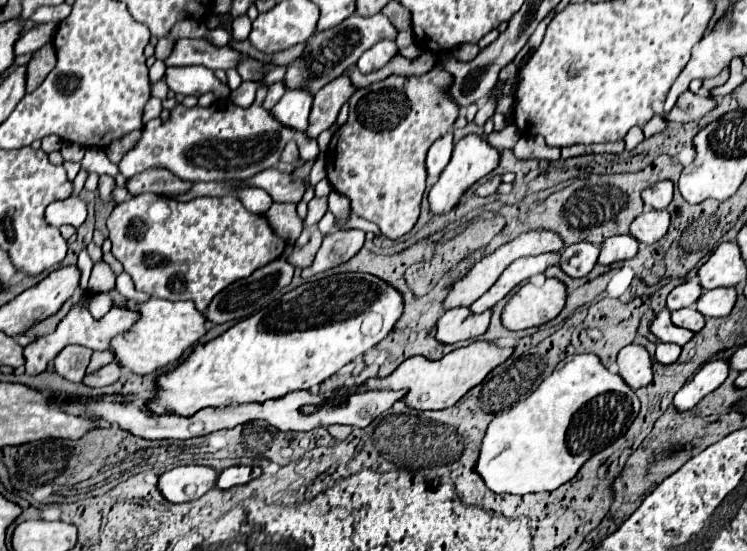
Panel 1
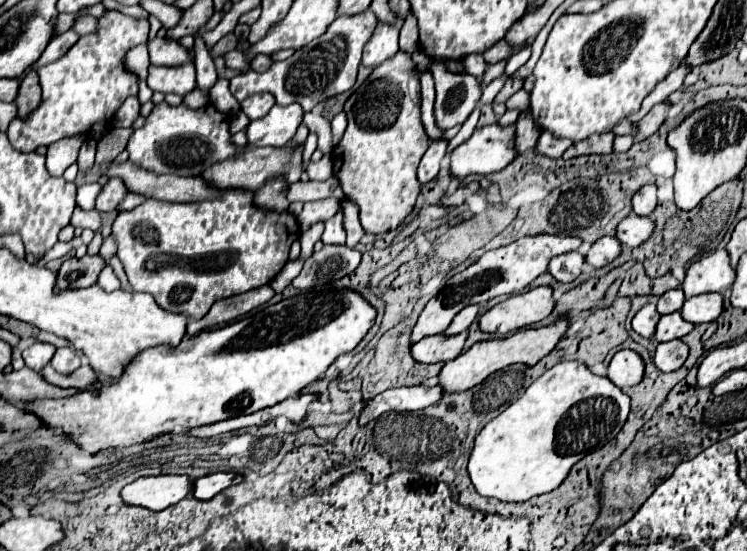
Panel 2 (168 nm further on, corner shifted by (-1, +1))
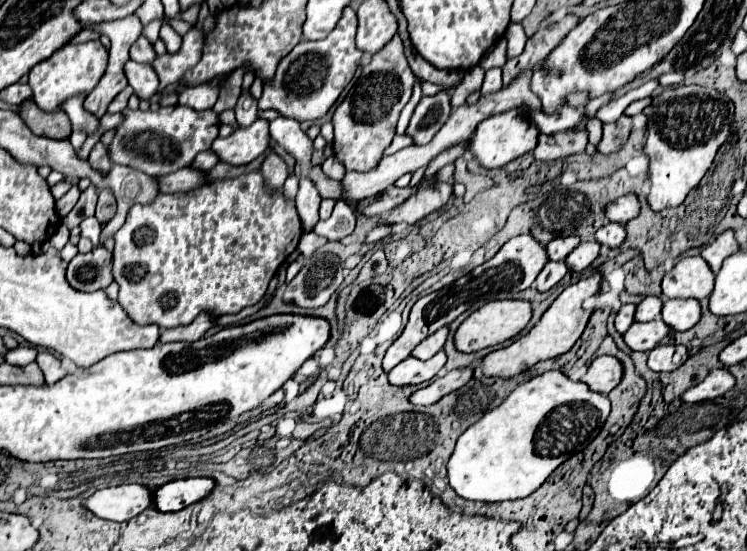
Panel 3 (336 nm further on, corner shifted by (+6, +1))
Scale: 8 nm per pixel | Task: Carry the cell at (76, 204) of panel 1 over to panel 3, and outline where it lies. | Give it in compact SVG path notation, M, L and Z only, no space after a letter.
M96 217L84 219L84 221L82 221L82 225L80 225L80 229L82 229L82 235L84 235L84 237L88 237L88 239L90 239L94 245L98 245L102 225L98 223L98 219L96 219Z

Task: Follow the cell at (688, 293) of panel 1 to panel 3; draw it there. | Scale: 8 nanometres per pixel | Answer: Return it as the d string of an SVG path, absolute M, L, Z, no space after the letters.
M646 297L636 305L634 321L640 321L640 323L654 321L660 317L660 311L662 311L662 301L658 297Z

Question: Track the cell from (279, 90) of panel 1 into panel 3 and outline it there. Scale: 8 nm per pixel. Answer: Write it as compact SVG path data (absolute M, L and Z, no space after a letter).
M242 93L234 107L234 113L240 127L250 127L250 123L254 123L258 115L258 101L250 93Z

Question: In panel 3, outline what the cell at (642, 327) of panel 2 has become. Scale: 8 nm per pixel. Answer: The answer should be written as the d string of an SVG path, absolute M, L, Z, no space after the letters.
M628 303L628 305L622 305L616 313L616 319L614 319L614 325L616 325L616 331L618 333L624 333L632 323L634 323L634 303Z

